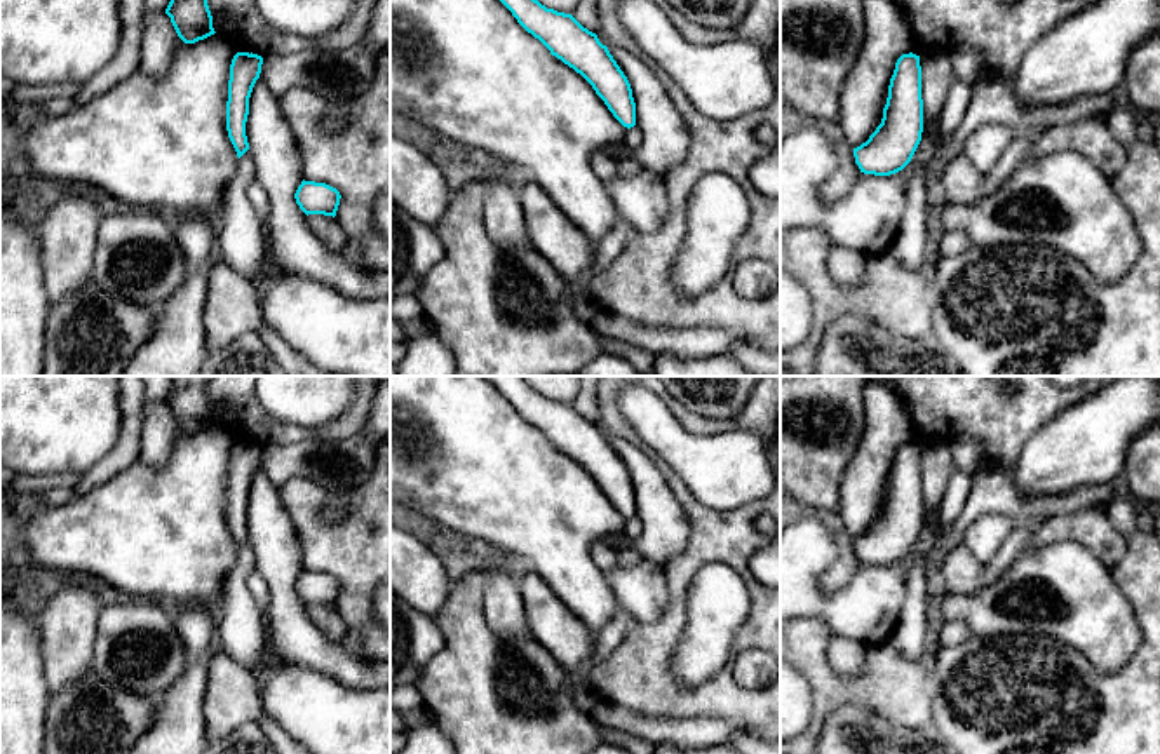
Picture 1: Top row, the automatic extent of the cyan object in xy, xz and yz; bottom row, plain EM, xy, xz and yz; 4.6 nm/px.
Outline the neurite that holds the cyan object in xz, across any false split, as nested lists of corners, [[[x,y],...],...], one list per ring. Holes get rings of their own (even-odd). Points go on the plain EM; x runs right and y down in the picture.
[[[523,376],[482,378],[493,383],[552,446],[580,463],[624,517],[636,515],[631,474],[596,423],[583,418],[571,404],[547,399]]]

